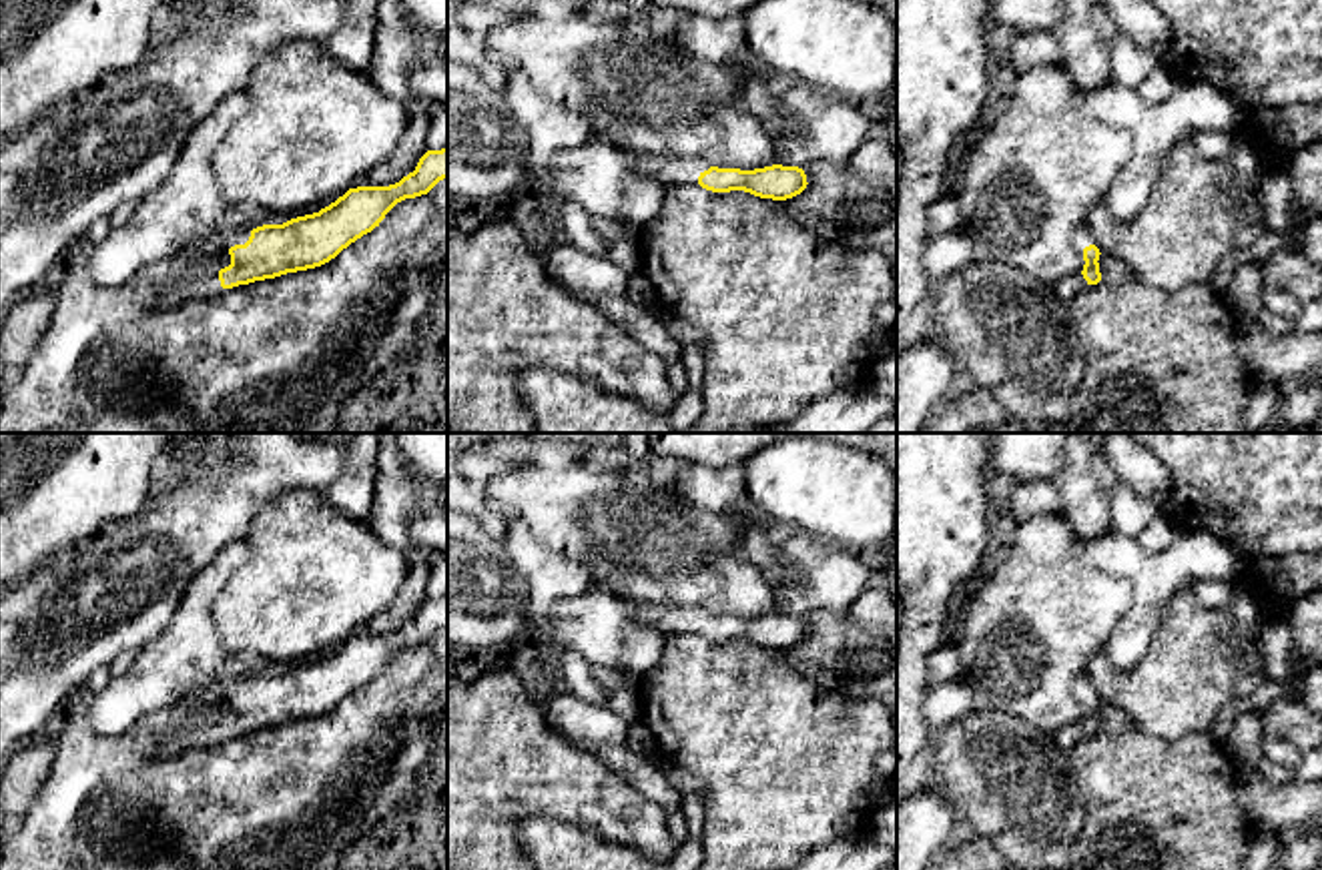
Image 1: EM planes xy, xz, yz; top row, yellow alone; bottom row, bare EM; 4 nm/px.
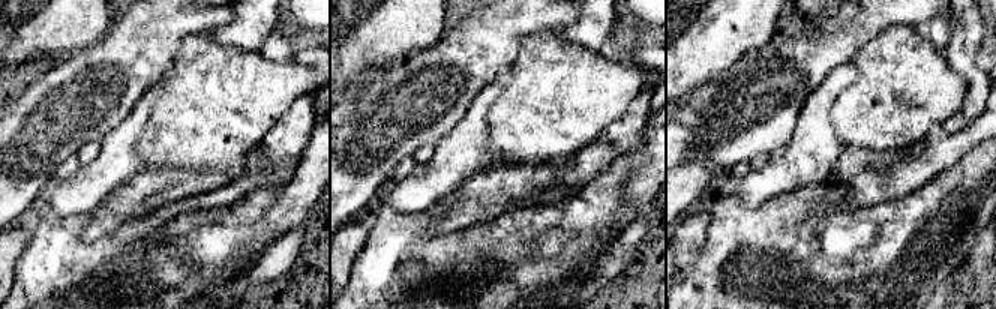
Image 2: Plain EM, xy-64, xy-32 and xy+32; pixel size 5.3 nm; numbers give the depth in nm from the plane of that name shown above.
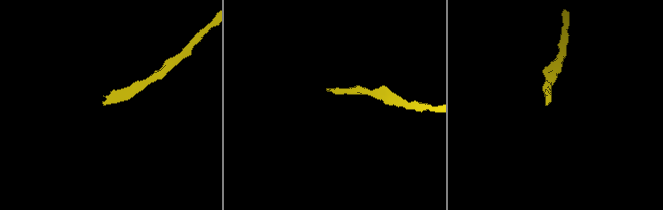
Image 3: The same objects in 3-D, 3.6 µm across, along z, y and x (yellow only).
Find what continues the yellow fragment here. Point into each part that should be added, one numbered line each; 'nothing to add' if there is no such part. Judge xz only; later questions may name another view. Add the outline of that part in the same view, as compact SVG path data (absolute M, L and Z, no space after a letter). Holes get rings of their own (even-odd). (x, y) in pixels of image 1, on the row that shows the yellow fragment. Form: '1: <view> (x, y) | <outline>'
1: xz (669, 171) | M652 154L636 156L634 166L640 174L656 178L666 188L682 182L698 182L698 176L710 168L710 164L702 160L684 160Z

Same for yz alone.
1: yz (1084, 237) | M1083 225L1073 233L1073 243L1079 245L1081 249L1085 249L1089 245L1095 245L1095 237L1093 237L1091 229L1087 225Z

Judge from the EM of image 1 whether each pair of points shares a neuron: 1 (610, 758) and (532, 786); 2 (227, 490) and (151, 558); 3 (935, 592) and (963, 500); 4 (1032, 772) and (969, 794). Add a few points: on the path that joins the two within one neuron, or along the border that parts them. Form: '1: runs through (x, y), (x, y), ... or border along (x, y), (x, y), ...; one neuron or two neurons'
1: border along (588, 752), (636, 792); two neurons
2: runs through (209, 506), (169, 540); one neuron
3: runs through (935, 570), (935, 528), (941, 522); one neuron
4: runs through (1016, 780), (985, 780); one neuron

